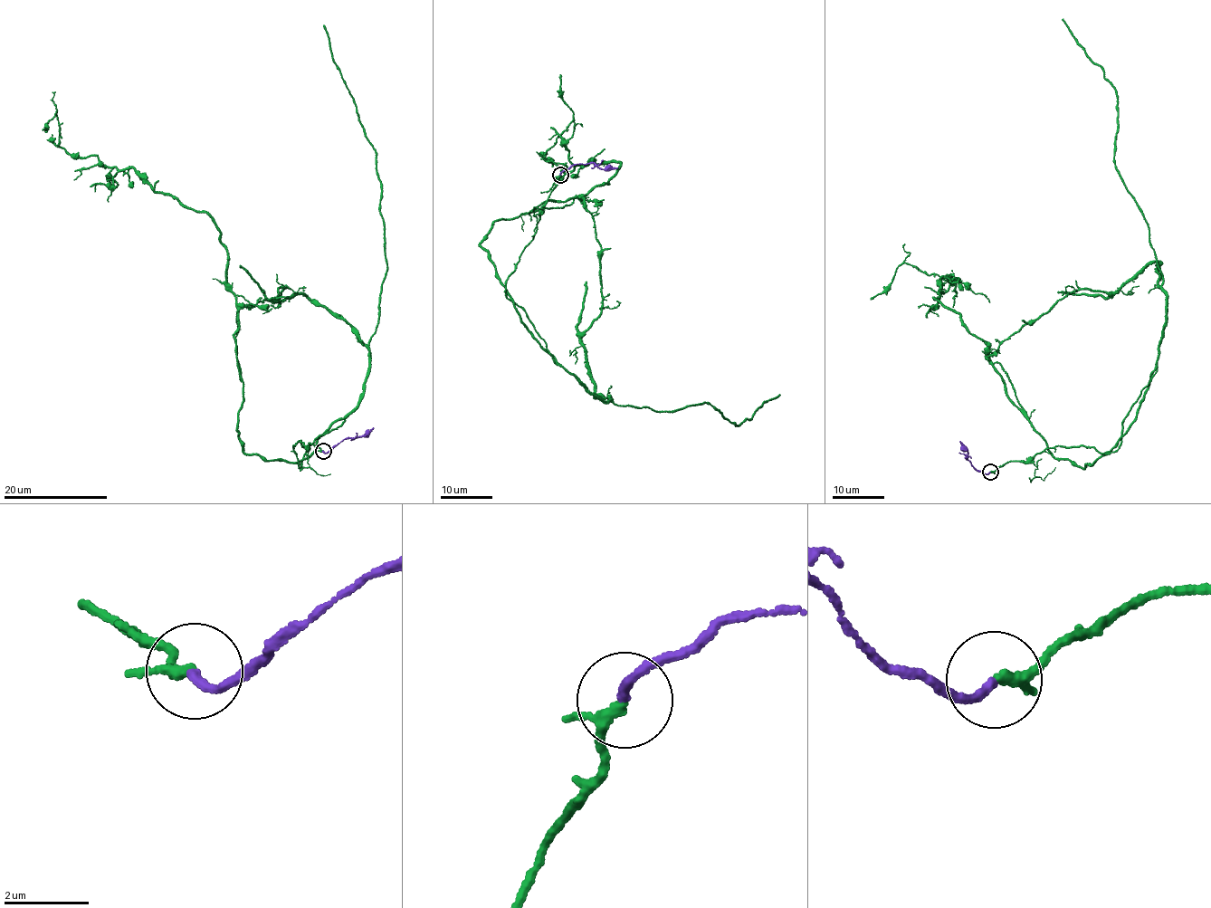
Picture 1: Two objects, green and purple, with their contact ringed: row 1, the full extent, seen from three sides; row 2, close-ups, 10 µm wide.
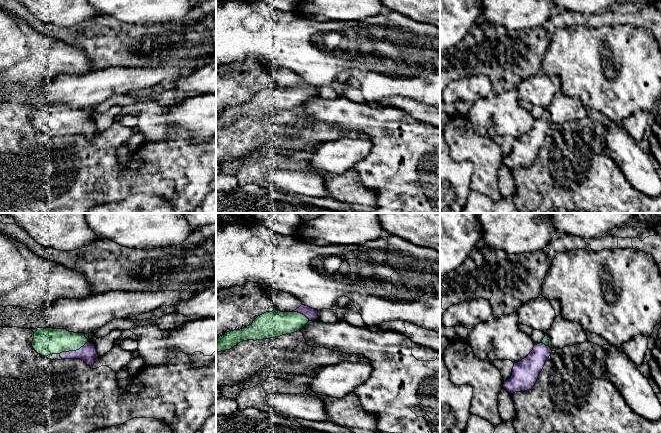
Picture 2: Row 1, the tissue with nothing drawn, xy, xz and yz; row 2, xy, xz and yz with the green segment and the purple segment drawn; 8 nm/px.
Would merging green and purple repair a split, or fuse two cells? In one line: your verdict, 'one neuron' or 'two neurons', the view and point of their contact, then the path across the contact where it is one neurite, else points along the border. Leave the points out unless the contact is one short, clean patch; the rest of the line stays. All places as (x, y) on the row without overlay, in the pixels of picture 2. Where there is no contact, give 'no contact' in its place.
one neuron | xy (73, 126) | across xy (47, 117), (64, 118), (73, 126), (84, 126), (87, 129)

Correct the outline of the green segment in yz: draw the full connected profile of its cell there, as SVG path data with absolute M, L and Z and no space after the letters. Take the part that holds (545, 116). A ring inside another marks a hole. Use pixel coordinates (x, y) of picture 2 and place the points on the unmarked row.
M547 110L541 119L535 119L533 126L521 137L514 139L512 152L504 157L503 164L511 171L515 168L531 166L551 131Z

